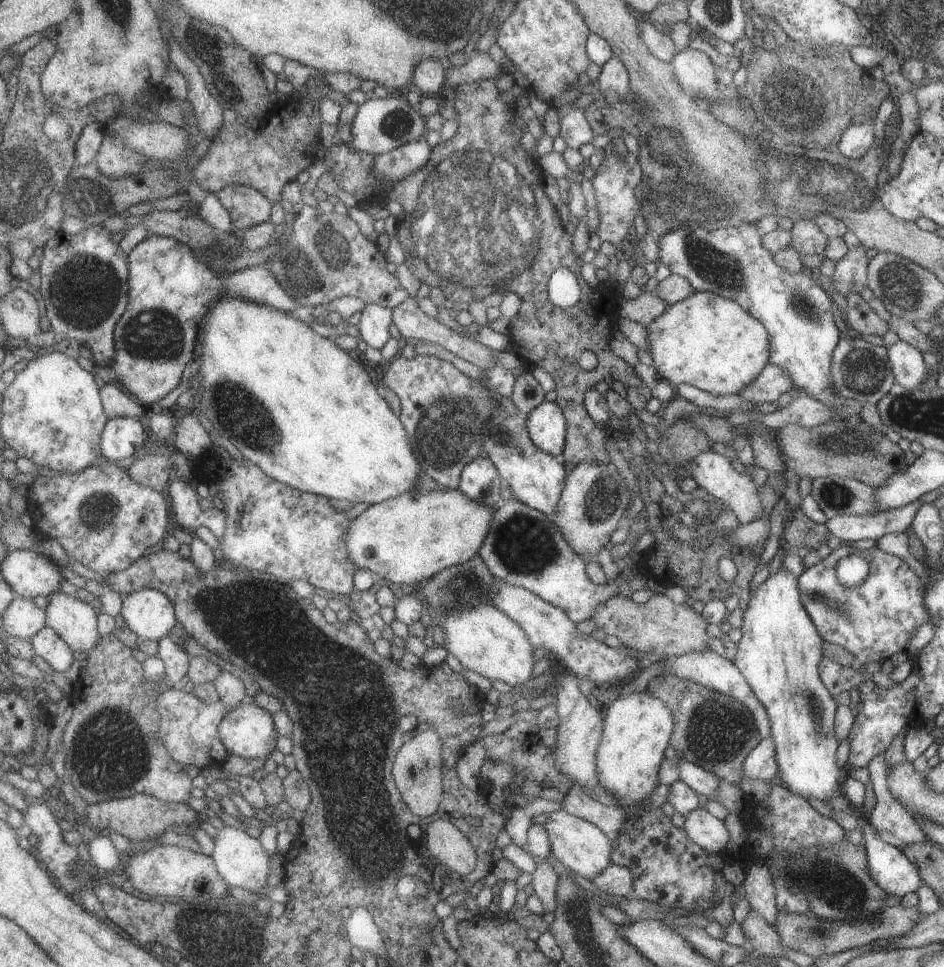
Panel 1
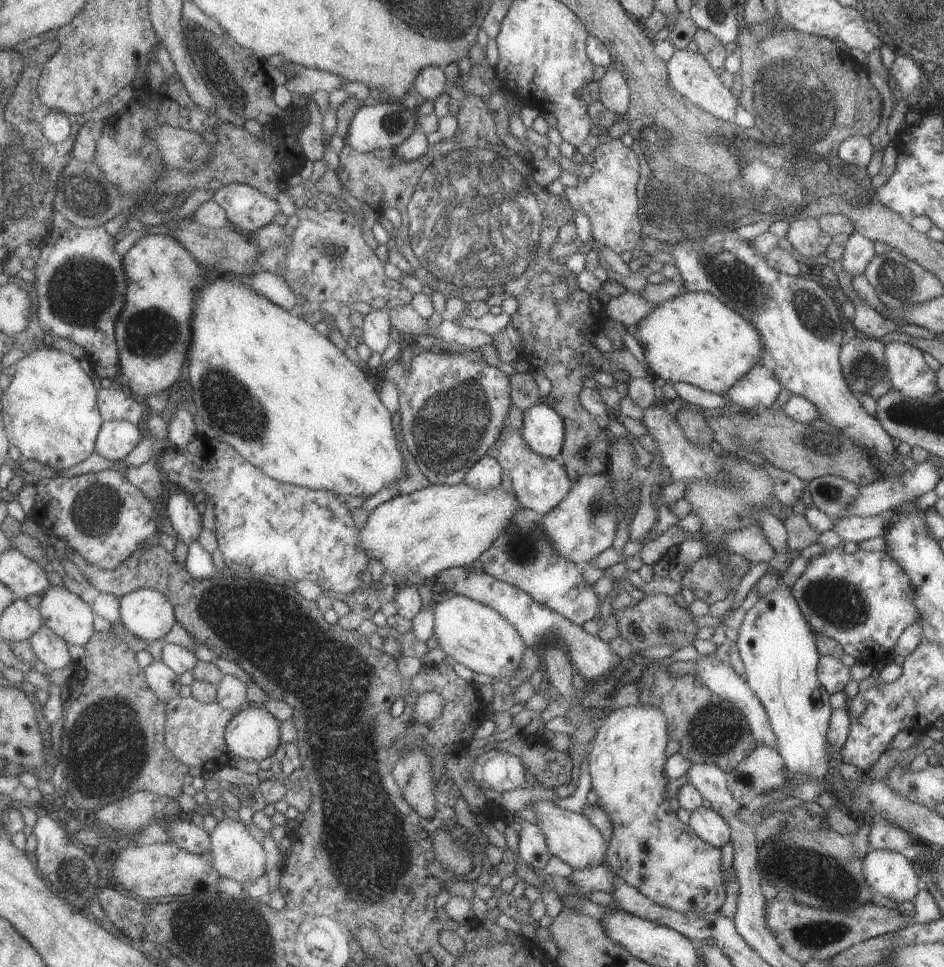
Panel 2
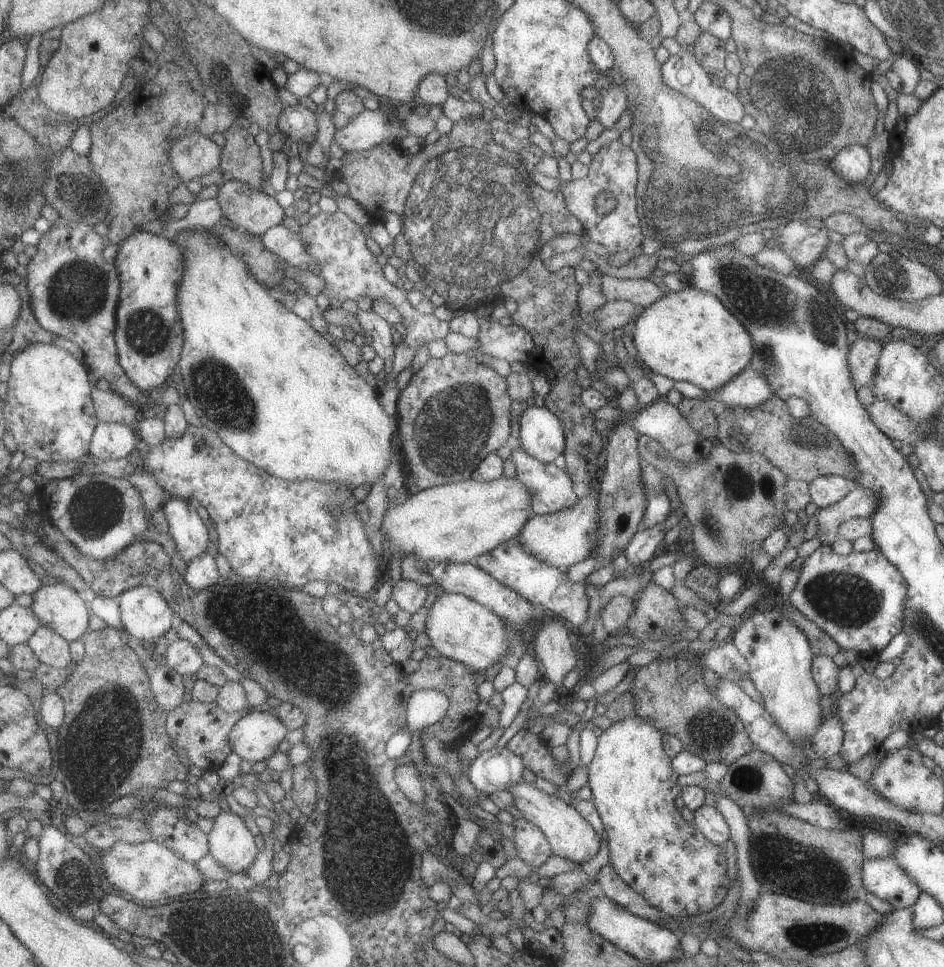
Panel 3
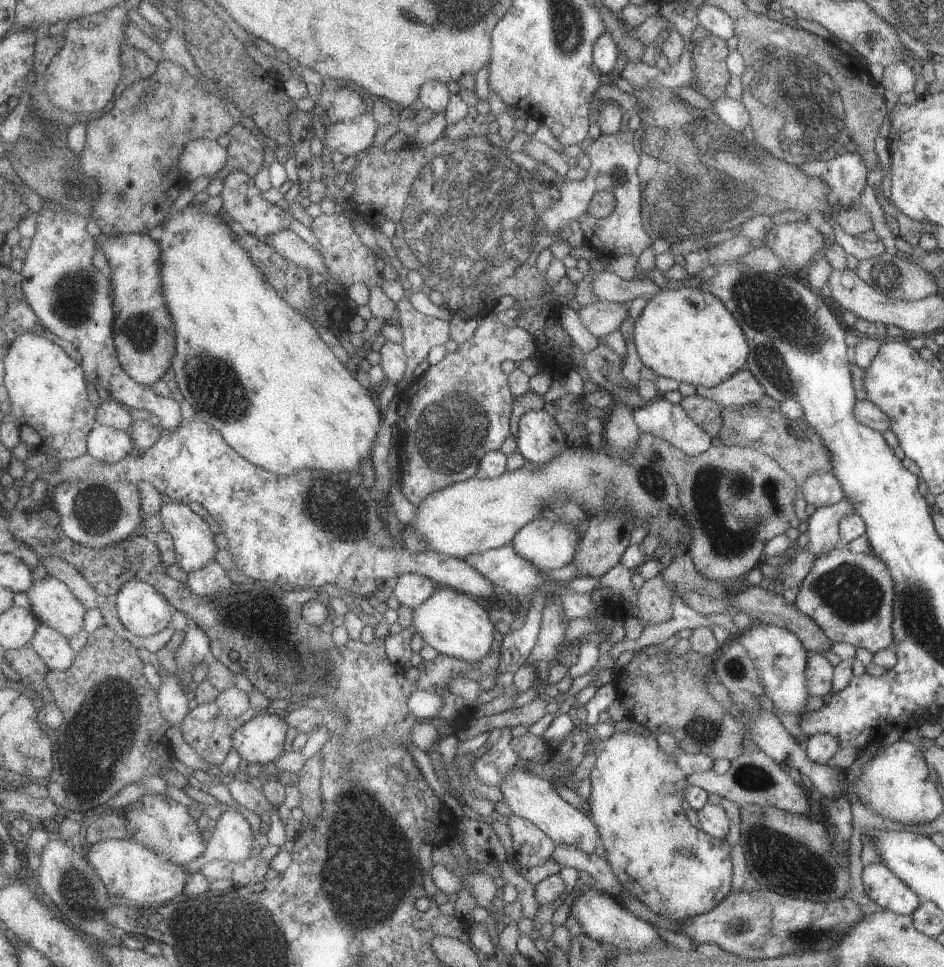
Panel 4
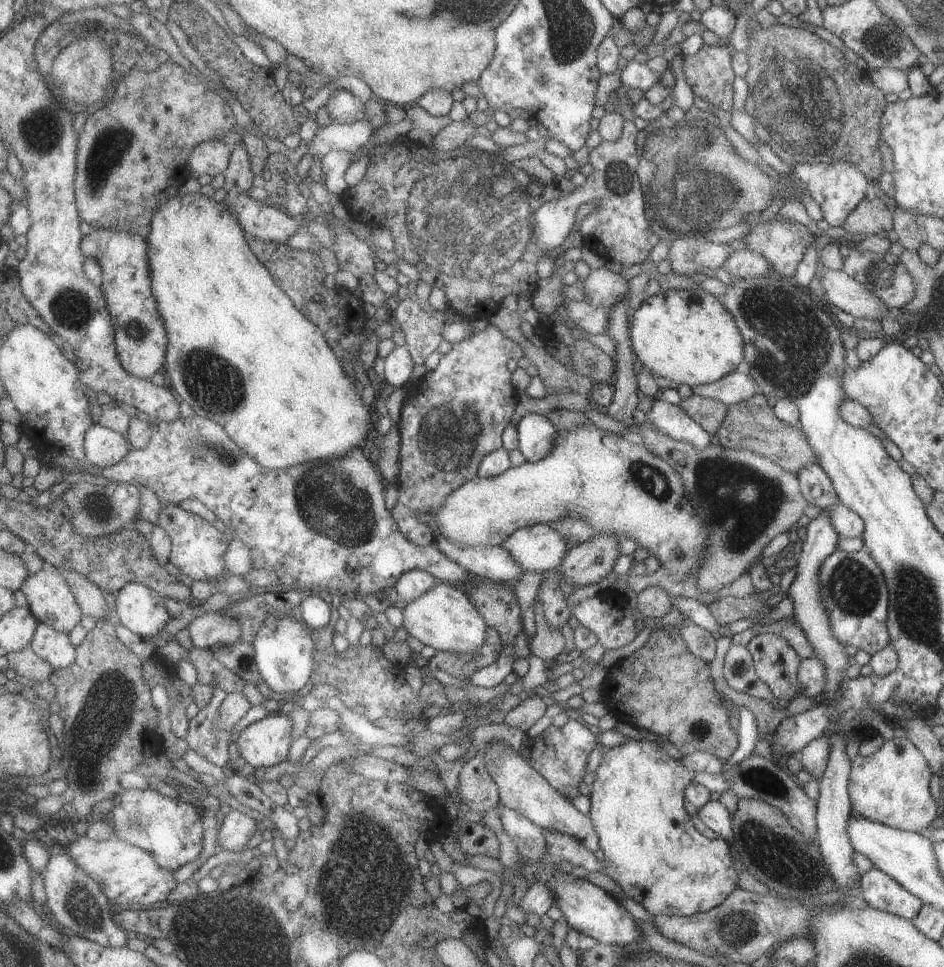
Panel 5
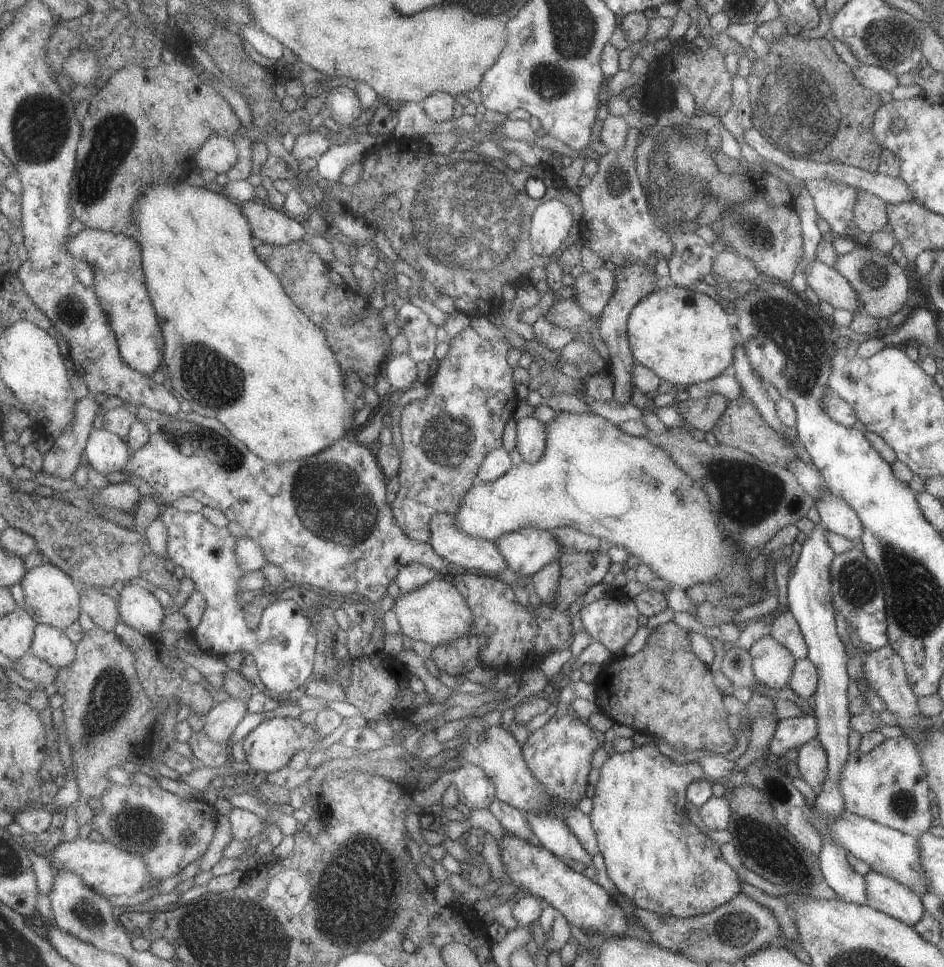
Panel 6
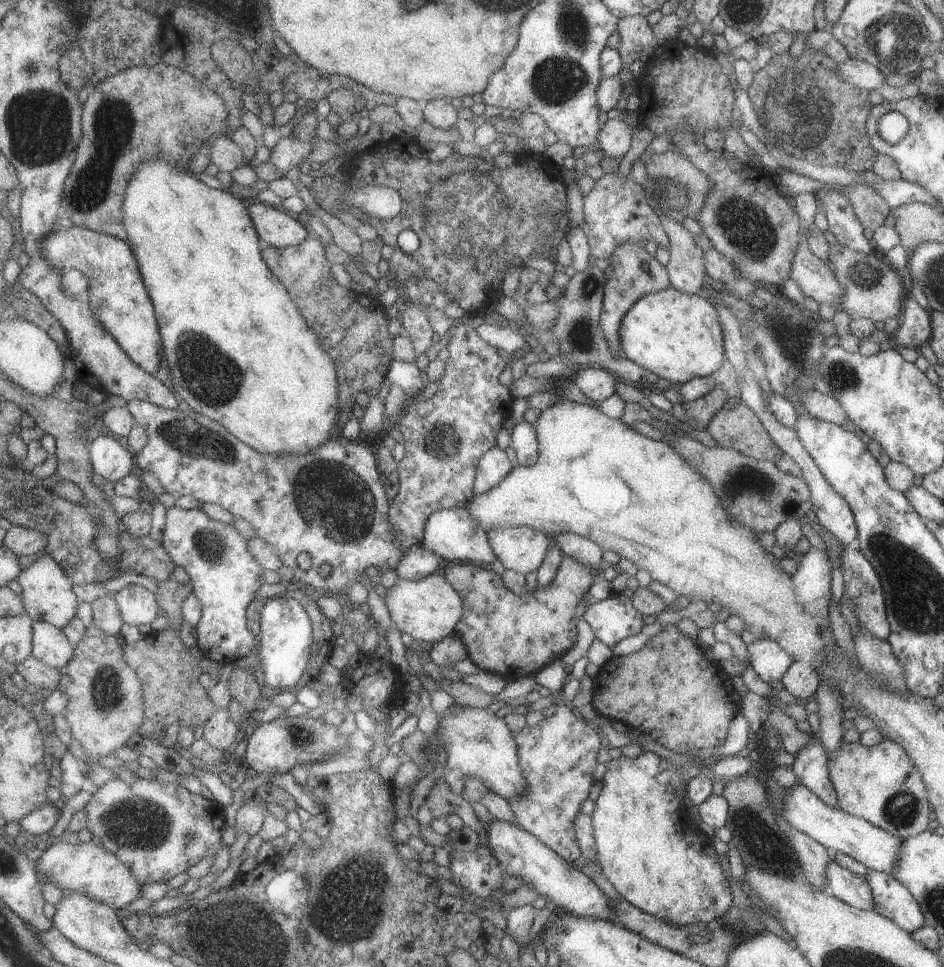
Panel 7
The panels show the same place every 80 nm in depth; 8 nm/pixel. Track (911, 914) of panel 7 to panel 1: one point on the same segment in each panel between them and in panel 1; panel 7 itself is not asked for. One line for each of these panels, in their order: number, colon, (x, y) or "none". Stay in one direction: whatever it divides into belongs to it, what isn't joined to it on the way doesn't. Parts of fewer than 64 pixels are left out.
1: (888, 867)
2: (890, 873)
3: (883, 878)
4: (884, 888)
5: (881, 892)
6: (884, 894)

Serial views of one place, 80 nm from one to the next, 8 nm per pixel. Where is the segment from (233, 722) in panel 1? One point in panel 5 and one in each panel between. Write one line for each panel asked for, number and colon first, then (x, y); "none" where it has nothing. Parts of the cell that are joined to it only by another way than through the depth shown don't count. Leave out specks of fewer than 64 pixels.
2: (255, 734)
3: (256, 737)
4: (262, 740)
5: (268, 742)

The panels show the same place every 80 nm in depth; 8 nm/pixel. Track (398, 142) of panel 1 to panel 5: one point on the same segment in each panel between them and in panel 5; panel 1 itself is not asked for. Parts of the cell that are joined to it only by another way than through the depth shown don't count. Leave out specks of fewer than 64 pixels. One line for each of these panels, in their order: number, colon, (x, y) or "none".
2: (388, 125)
3: (371, 128)
4: (351, 137)
5: (350, 137)

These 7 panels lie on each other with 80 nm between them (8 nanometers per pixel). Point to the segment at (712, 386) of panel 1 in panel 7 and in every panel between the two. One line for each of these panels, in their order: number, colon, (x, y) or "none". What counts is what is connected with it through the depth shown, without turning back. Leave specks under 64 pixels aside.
2: (694, 338)
3: (688, 335)
4: (687, 334)
5: (687, 336)
6: (683, 336)
7: (677, 337)

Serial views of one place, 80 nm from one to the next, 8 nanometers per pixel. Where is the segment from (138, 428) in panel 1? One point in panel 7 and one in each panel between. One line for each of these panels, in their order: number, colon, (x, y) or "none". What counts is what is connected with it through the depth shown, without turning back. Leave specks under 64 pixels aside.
2: (116, 440)
3: (115, 441)
4: (108, 444)
5: (105, 447)
6: (107, 452)
7: (112, 459)

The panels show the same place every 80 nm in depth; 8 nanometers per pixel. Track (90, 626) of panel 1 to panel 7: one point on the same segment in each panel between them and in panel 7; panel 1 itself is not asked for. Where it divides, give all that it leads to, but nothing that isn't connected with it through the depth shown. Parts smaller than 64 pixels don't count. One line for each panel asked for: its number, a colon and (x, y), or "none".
2: (65, 612)
3: (58, 606)
4: (53, 603)
5: (50, 596)
6: (52, 597)
7: (48, 593)

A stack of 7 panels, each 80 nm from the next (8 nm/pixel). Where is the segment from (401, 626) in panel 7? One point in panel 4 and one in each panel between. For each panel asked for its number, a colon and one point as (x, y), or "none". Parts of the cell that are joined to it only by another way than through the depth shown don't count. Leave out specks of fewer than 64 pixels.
4: (454, 624)
5: (443, 617)
6: (435, 613)

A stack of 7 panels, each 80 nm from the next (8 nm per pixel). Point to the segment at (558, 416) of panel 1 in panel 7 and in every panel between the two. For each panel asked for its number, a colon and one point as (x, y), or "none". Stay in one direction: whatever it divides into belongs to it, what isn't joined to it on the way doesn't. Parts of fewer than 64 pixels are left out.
2: (542, 429)
3: (541, 436)
4: (539, 438)
5: (535, 434)
6: (530, 442)
7: (523, 439)

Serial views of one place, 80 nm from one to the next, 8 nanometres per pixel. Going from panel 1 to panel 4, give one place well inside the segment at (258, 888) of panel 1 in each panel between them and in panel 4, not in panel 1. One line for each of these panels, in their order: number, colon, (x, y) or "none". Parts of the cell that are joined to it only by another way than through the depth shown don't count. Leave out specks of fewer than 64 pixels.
2: (236, 854)
3: (231, 843)
4: (232, 841)

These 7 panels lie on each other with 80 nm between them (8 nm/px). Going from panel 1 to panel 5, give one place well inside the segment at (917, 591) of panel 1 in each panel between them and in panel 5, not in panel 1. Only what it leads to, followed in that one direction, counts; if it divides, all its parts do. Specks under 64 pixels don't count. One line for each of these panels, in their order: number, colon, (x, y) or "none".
2: (862, 600)
3: (857, 599)
4: (849, 596)
5: (852, 587)

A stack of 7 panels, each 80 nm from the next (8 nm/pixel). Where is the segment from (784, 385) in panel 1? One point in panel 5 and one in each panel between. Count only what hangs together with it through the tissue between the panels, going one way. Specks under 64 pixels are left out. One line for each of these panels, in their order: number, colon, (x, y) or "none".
2: (757, 388)
3: (748, 389)
4: (742, 388)
5: (733, 387)

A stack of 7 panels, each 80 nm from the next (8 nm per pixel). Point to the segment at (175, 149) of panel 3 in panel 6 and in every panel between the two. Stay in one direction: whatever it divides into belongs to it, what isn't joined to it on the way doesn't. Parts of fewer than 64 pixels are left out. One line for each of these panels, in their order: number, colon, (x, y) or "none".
4: (202, 157)
5: (212, 157)
6: (220, 154)

